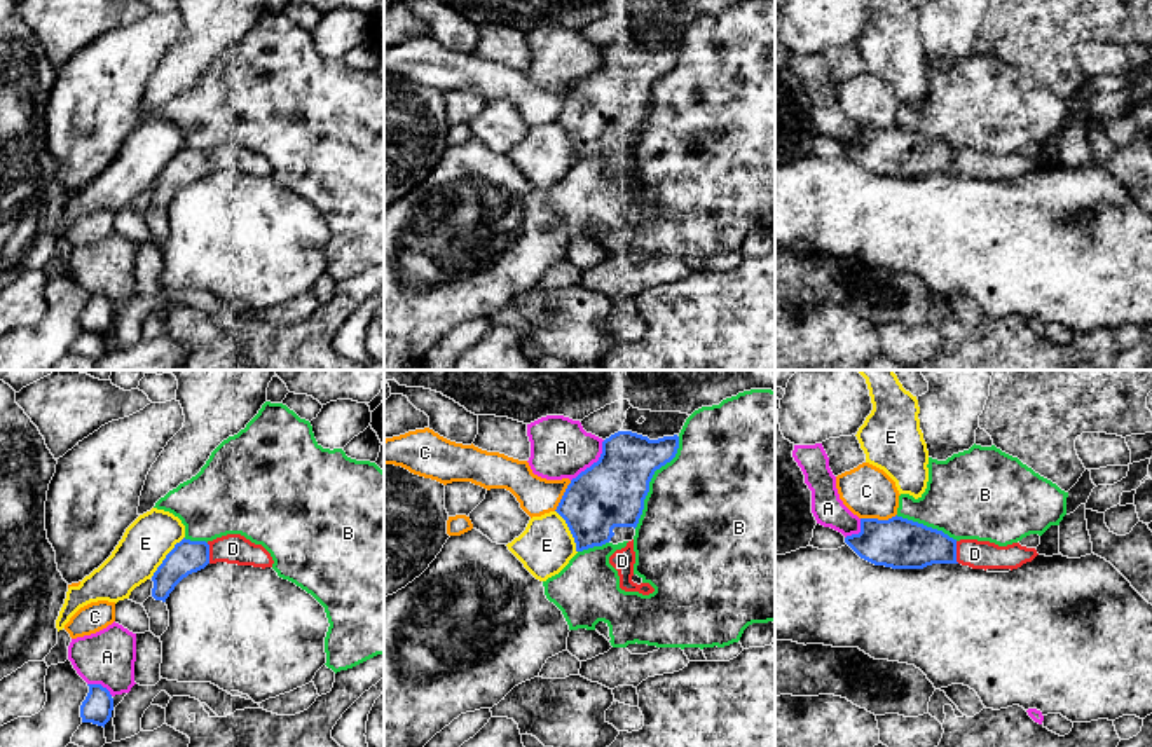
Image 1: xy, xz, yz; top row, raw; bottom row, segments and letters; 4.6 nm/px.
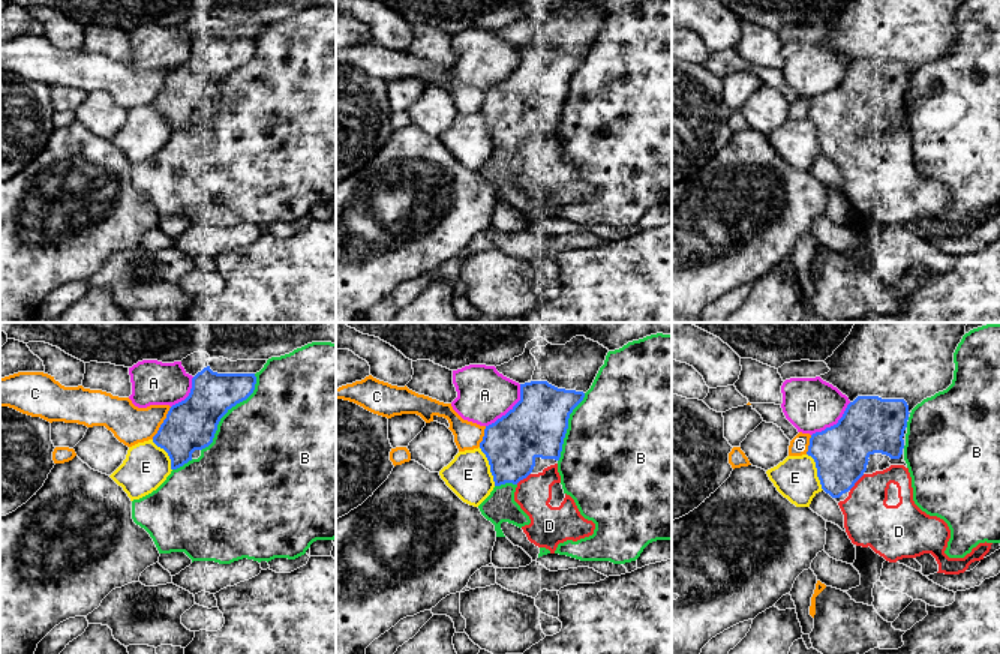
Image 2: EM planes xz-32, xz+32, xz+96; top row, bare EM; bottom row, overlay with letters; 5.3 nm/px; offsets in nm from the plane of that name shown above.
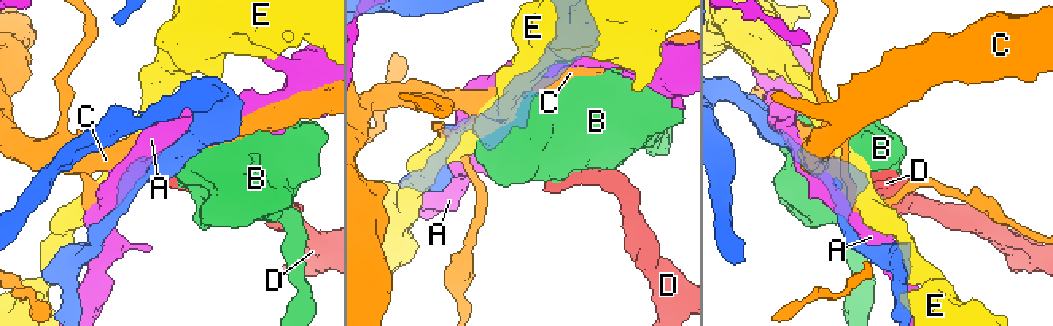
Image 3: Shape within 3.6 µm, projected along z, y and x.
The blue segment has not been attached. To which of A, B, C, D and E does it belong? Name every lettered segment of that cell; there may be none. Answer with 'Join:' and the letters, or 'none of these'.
Join: D

